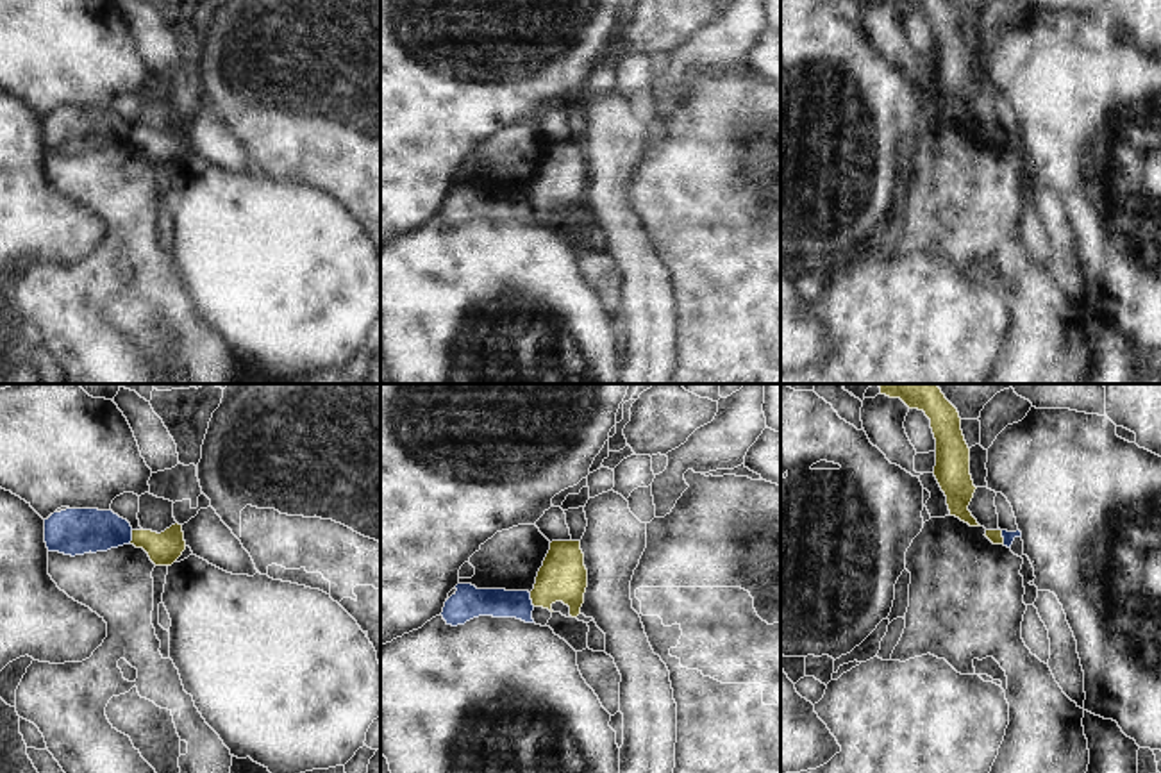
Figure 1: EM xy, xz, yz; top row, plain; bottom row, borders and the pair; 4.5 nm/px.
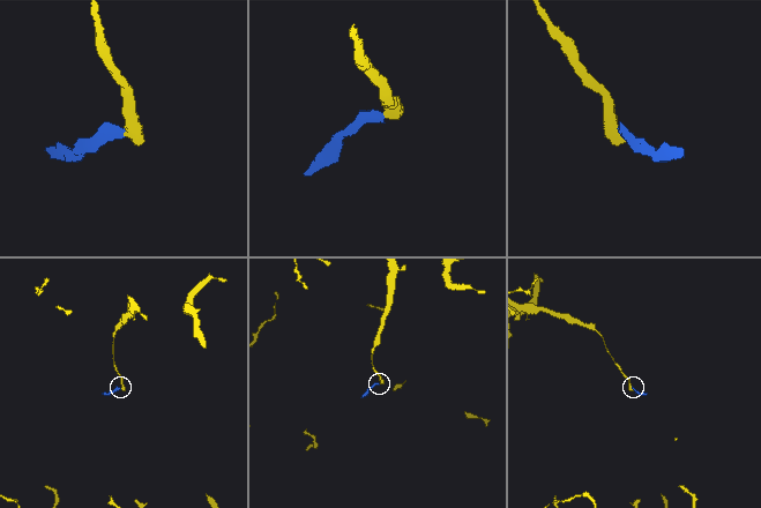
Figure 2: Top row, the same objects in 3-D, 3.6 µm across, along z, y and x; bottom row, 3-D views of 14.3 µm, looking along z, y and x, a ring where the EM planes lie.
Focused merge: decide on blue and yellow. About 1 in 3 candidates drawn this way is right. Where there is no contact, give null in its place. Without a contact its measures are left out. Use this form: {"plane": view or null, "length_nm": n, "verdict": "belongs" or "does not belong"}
{"plane": "yz", "length_nm": 80, "verdict": "does not belong"}

